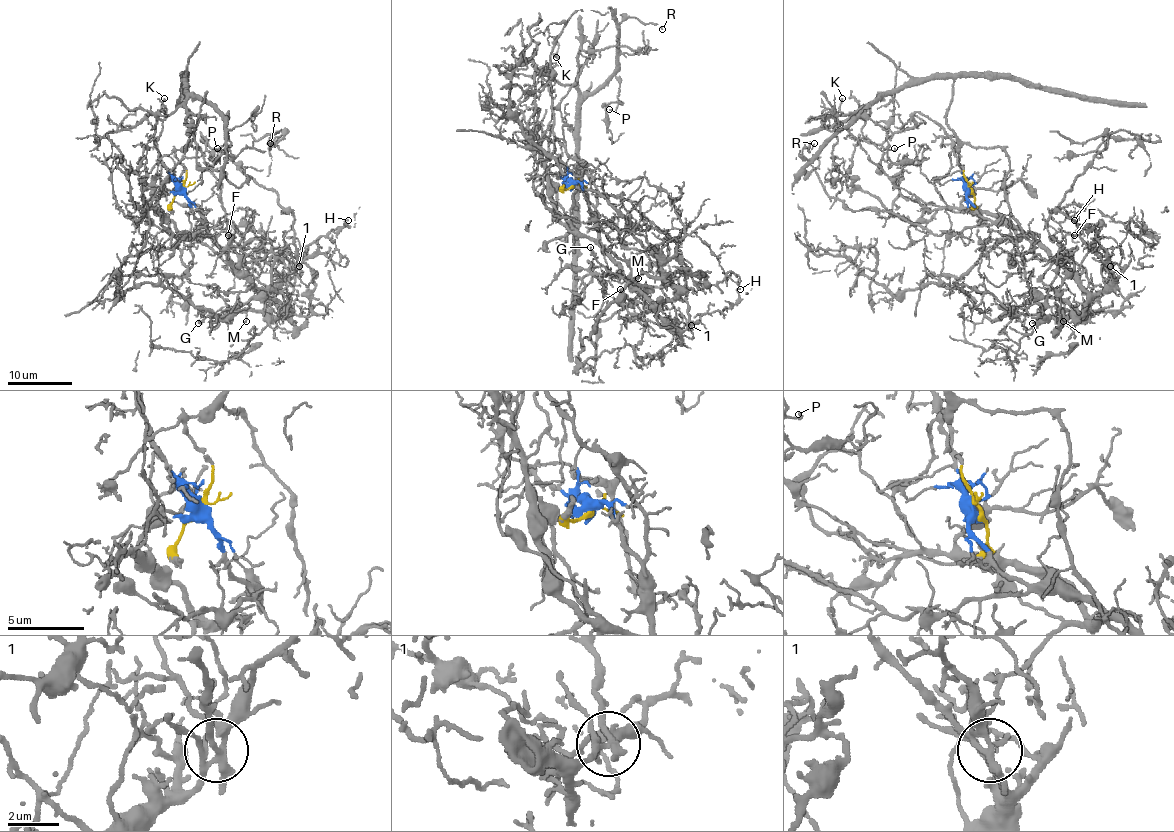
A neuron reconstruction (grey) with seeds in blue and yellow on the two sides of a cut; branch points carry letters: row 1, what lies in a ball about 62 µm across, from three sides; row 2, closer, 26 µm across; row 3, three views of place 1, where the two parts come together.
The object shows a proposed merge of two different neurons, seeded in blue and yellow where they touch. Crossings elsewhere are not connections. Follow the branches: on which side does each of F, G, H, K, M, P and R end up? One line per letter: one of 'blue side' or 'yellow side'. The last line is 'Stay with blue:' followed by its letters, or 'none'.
F: blue side
G: blue side
H: blue side
K: yellow side
M: blue side
P: yellow side
R: yellow side
Stay with blue: F, G, H, M

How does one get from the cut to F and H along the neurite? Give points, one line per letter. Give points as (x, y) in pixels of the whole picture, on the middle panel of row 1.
F: (572, 185), (578, 182), (594, 209), (598, 245), (653, 308), (638, 315), (627, 310), (625, 295), (620, 289)
H: (572, 185), (578, 182), (594, 209), (598, 245), (675, 328), (685, 329), (703, 315), (723, 311), (740, 289)

